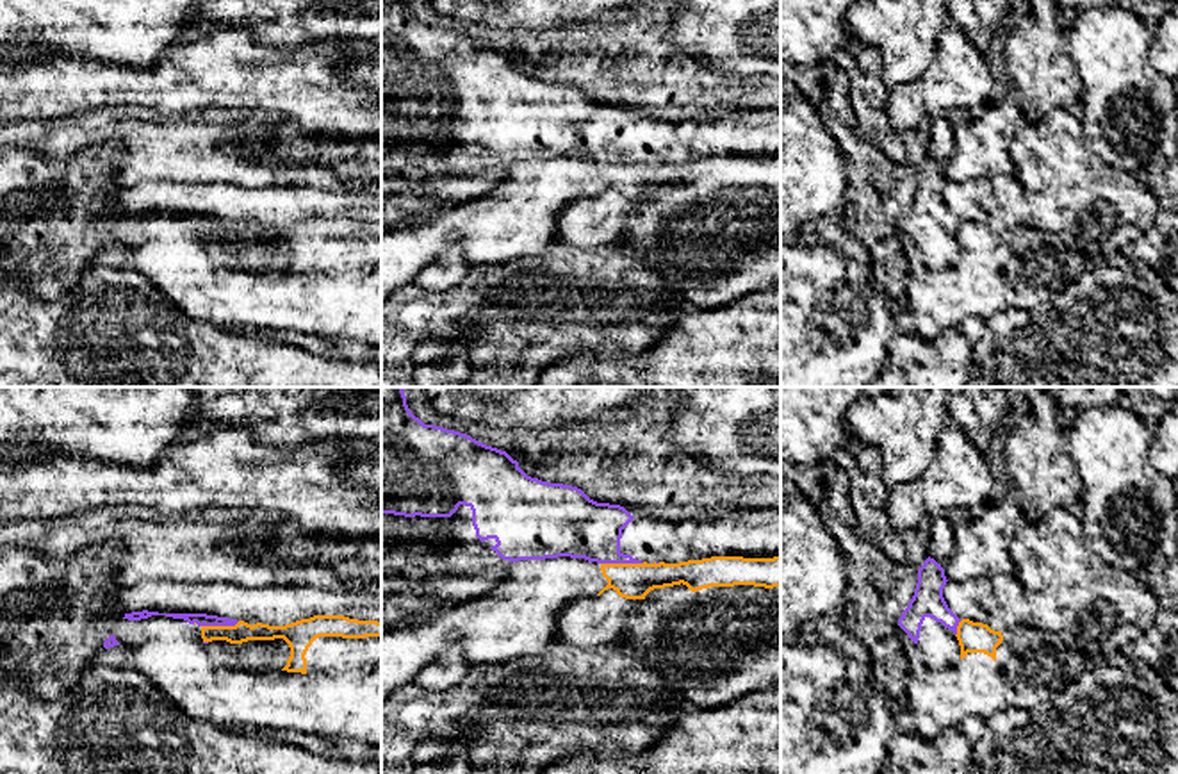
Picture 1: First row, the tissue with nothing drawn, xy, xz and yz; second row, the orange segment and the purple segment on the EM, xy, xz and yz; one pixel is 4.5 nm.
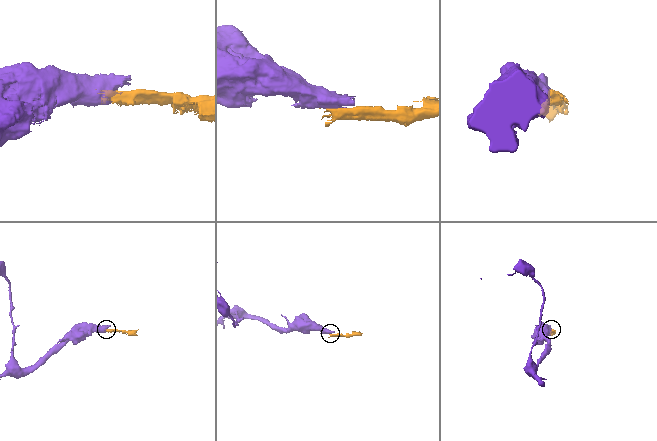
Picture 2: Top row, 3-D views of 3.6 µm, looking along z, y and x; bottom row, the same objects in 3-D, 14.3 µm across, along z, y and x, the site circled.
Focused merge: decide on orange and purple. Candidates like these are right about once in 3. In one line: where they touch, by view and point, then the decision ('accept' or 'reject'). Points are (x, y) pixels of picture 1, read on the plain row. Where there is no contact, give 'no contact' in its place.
xz (622, 164) | reject

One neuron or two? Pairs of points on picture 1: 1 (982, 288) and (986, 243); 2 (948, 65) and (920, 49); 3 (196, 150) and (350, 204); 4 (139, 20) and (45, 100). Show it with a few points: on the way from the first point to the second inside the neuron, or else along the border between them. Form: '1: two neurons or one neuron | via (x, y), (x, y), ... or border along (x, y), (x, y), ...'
1: one neuron | via (982, 277), (982, 254)
2: two neurons | border along (943, 27), (934, 59), (916, 79), (904, 84)
3: two neurons | border along (253, 186), (316, 188)
4: two neurons | border along (59, 56), (89, 57), (134, 70)

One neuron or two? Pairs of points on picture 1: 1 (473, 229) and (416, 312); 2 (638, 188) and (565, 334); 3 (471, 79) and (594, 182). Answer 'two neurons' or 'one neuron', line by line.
1: two neurons
2: two neurons
3: two neurons

